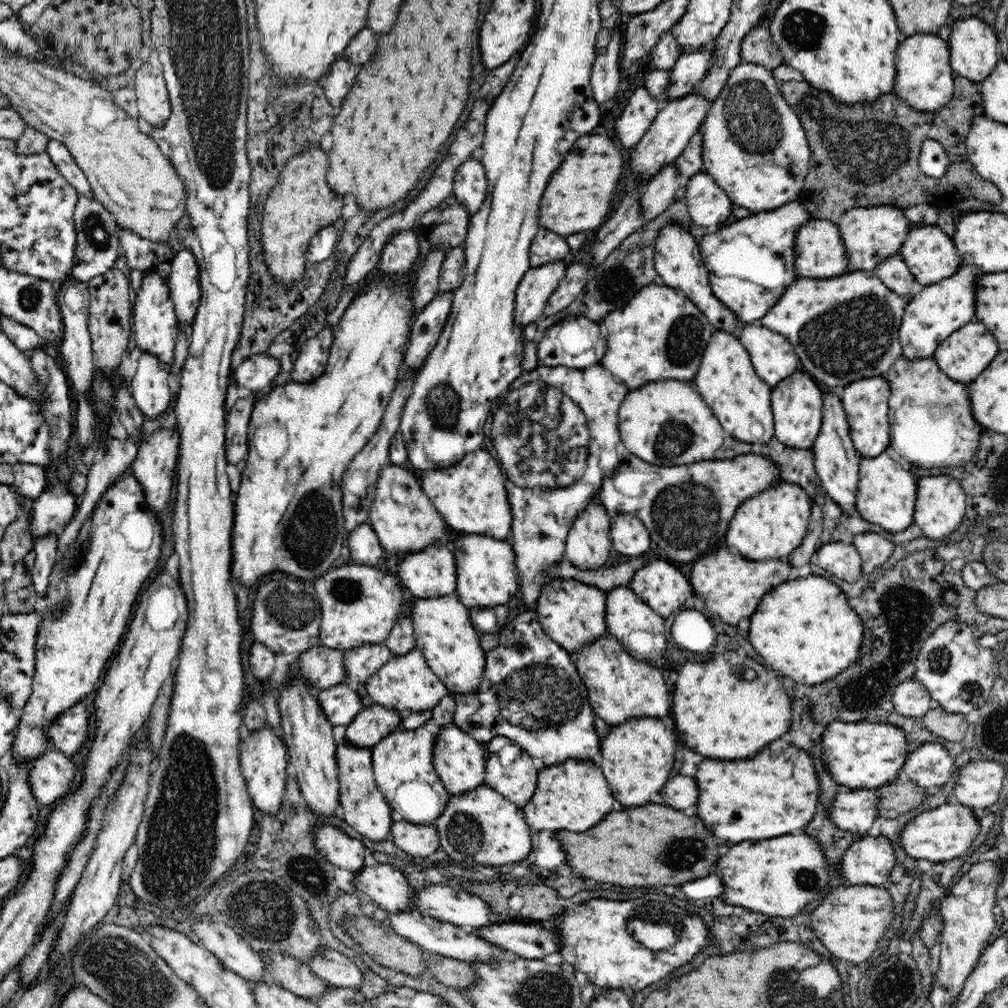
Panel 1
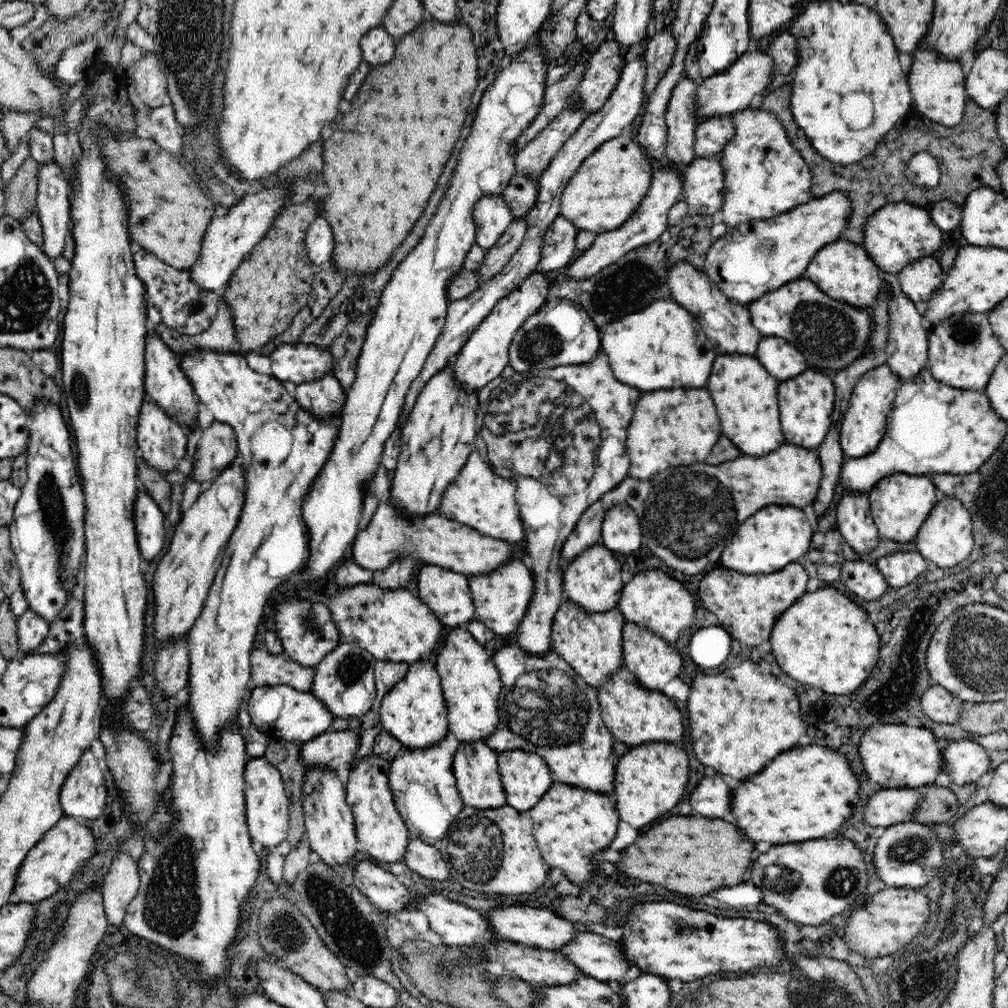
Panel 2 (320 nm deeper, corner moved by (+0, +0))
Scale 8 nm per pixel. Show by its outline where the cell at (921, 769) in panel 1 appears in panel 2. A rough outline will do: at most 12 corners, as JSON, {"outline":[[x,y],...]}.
{"outline":[[969,739],[942,742],[942,770],[958,785],[990,770]]}

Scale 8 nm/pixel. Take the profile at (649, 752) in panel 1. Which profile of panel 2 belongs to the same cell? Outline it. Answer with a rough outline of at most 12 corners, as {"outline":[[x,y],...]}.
{"outline":[[646,742],[617,758],[620,820],[642,828],[688,788],[688,756]]}

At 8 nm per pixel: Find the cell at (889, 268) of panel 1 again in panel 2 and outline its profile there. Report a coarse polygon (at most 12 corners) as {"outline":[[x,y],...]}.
{"outline":[[891,288],[887,365],[899,380],[928,367],[921,307]]}

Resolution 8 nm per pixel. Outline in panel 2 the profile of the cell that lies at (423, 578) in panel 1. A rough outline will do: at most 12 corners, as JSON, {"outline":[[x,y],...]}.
{"outline":[[436,565],[419,570],[418,598],[452,628],[475,619],[466,576]]}

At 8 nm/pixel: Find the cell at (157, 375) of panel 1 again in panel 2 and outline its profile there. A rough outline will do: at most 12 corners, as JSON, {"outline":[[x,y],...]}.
{"outline":[[153,400],[142,404],[138,456],[158,472],[178,469],[188,432]]}

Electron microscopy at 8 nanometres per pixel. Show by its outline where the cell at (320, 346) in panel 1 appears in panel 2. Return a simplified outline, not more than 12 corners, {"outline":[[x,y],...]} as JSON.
{"outline":[[332,372],[295,389],[295,401],[320,420],[338,414],[345,390]]}

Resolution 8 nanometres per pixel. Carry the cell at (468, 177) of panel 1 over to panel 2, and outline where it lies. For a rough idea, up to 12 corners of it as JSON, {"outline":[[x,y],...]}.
{"outline":[[498,196],[474,208],[476,244],[492,248],[515,220]]}

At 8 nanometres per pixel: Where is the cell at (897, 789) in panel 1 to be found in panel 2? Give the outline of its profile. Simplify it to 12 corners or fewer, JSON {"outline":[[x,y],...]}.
{"outline":[[932,783],[914,810],[925,825],[947,822],[959,806],[949,787]]}

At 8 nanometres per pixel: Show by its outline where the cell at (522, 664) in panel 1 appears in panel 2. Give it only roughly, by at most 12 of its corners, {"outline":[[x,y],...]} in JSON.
{"outline":[[554,650],[496,651],[484,744],[535,752],[616,804],[598,690]]}

